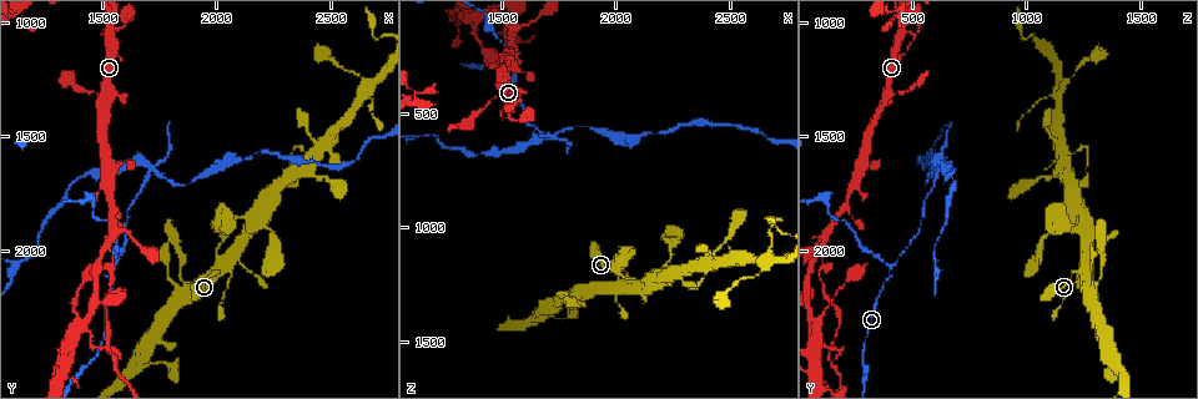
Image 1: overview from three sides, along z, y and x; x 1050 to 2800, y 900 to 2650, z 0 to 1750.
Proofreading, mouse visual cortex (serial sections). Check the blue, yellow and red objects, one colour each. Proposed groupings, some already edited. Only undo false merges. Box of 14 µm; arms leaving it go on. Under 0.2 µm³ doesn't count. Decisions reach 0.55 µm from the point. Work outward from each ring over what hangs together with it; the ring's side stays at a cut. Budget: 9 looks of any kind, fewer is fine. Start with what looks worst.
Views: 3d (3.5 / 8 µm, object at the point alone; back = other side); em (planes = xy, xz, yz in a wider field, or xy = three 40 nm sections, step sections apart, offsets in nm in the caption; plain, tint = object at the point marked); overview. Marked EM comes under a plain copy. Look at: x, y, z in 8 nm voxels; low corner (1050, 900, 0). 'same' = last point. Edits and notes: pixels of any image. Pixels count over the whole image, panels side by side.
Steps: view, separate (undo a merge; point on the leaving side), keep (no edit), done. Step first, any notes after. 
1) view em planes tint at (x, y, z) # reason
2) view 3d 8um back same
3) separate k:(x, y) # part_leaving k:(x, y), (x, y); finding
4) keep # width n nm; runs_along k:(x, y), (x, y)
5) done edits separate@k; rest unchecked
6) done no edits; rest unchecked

view 3d 3.5um at (1720, 1670, 610)

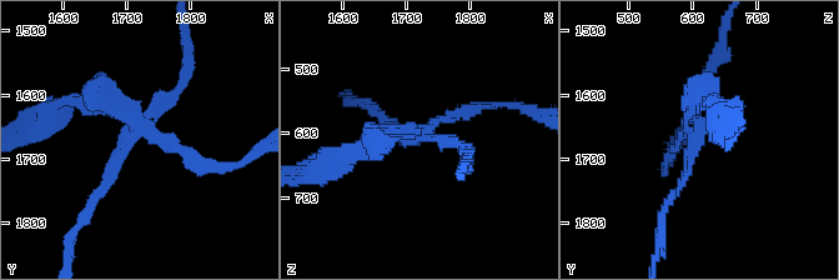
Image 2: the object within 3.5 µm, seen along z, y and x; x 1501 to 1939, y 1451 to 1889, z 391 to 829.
view em xy step 1 tint at (1705, 1665, 605) # need the tissue

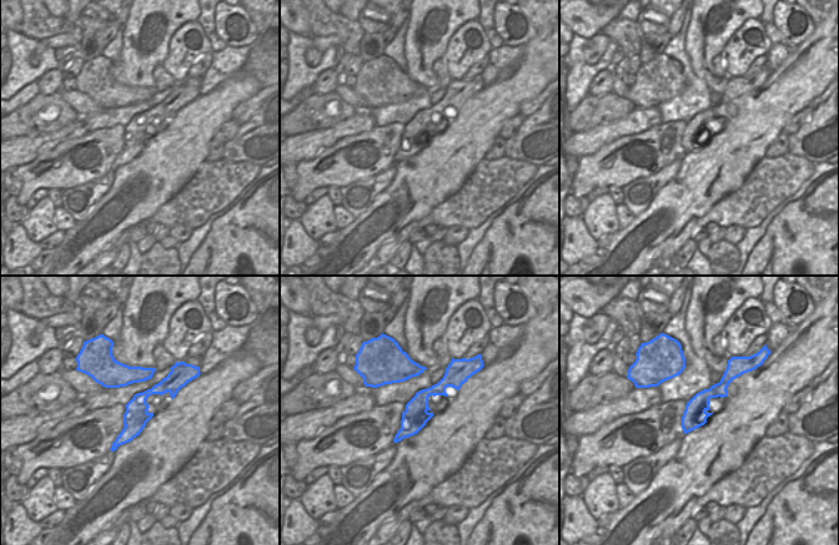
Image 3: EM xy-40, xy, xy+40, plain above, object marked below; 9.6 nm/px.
separate 2:(466, 116) # width 260 nm; part_leaving 2:(426, 125), (483, 106), (533, 109); two cells meet here

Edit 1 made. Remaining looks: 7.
view 3d 3.5um at (1550, 2100, 390) # narrows sharply

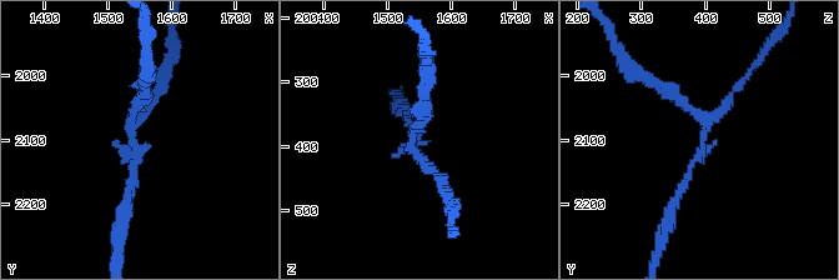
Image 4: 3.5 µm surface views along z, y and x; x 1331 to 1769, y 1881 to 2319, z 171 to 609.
view em xy step 1 tint at (1545, 2105, 395) # need the tissue

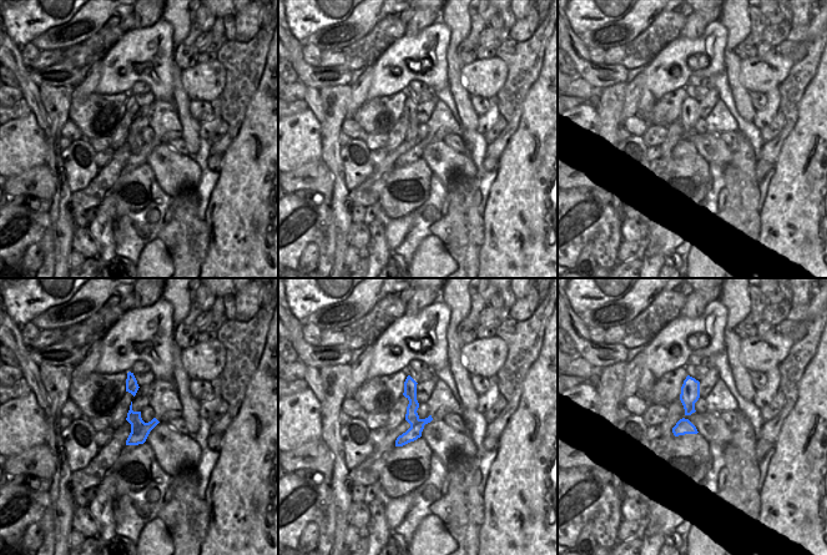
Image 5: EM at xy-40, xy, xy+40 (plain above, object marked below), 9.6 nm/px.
view em xy step 3 tint same # another direction

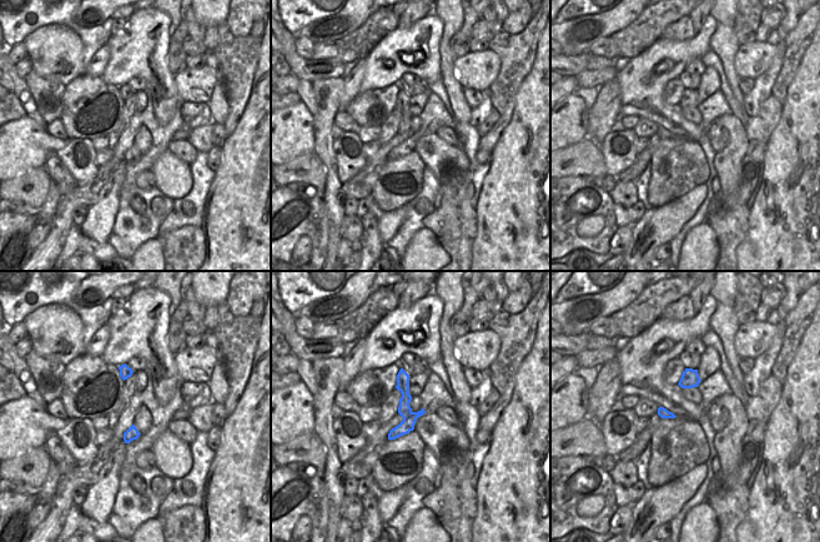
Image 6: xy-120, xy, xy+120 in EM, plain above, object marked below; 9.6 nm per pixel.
separate 4:(656, 84) # part_leaving 4:(688, 106), (633, 73), (611, 34); two cells meet here

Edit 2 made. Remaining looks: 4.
view 3d 3.5um back at (1520, 1060, 460) # sharp bend

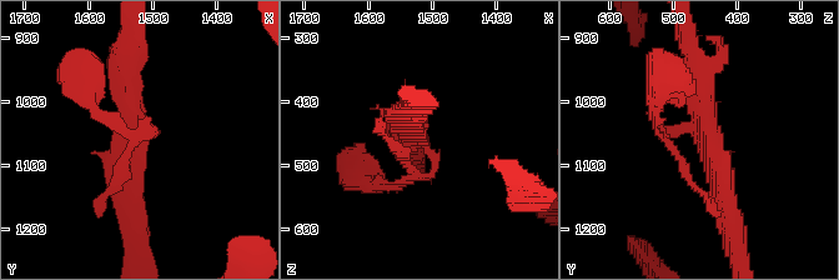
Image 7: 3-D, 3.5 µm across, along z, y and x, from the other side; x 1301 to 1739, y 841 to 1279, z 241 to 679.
view em xy step 3 tint at (1520, 1045, 455) # need the tissue

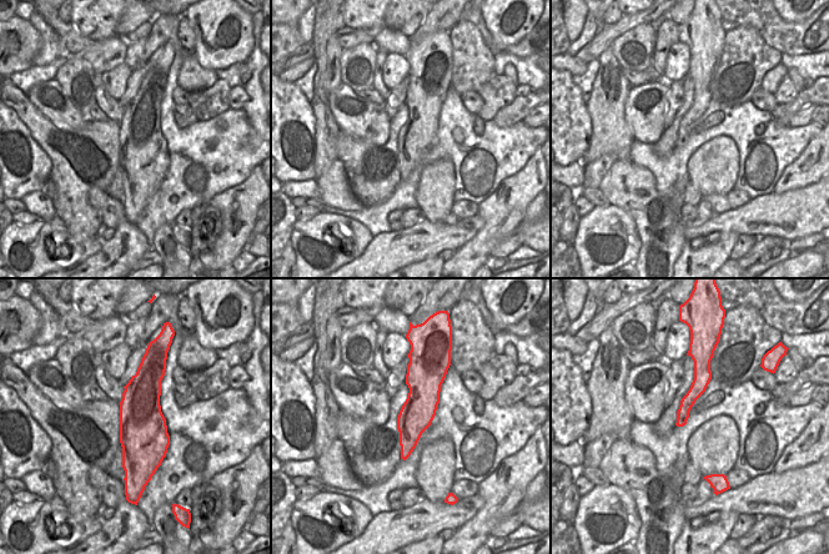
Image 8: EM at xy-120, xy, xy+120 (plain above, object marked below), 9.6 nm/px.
keep # runs_along 7:(729, 211), (707, 135), (656, 128); continuous, no second cell

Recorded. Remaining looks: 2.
view 3d 3.5um at (1560, 2480, 140) # narrows sharply

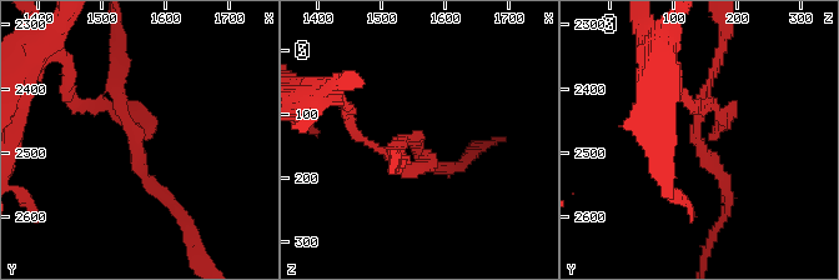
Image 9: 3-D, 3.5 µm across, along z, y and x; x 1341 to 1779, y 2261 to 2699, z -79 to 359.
view em xy step 3 tint at (1565, 2485, 155) # arm_widths 100, 150 nm; need the tissue

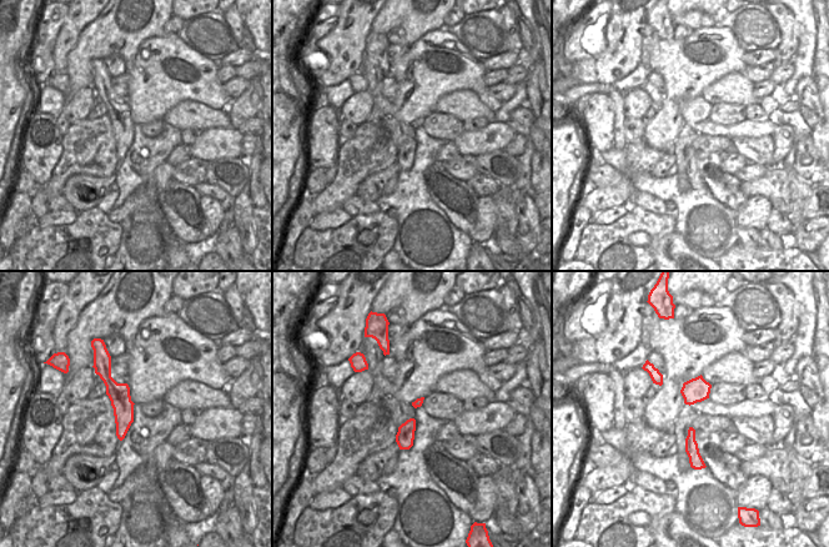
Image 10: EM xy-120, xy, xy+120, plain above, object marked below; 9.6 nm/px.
keep # runs_along 10:(104, 367), (120, 397), (121, 435); continuous, no second cell

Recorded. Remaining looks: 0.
done edits separate@2, separate@4; rest unchecked

